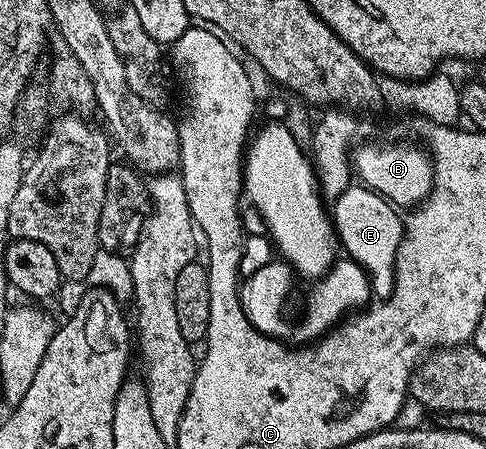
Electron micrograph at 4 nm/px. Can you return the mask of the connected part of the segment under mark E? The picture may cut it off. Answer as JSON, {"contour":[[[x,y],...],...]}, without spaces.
{"contour":[[[365,185],[346,187],[332,203],[332,222],[341,250],[369,275],[370,290],[378,301],[386,299],[394,288],[394,262],[404,230],[403,216],[398,214],[397,206]]]}

